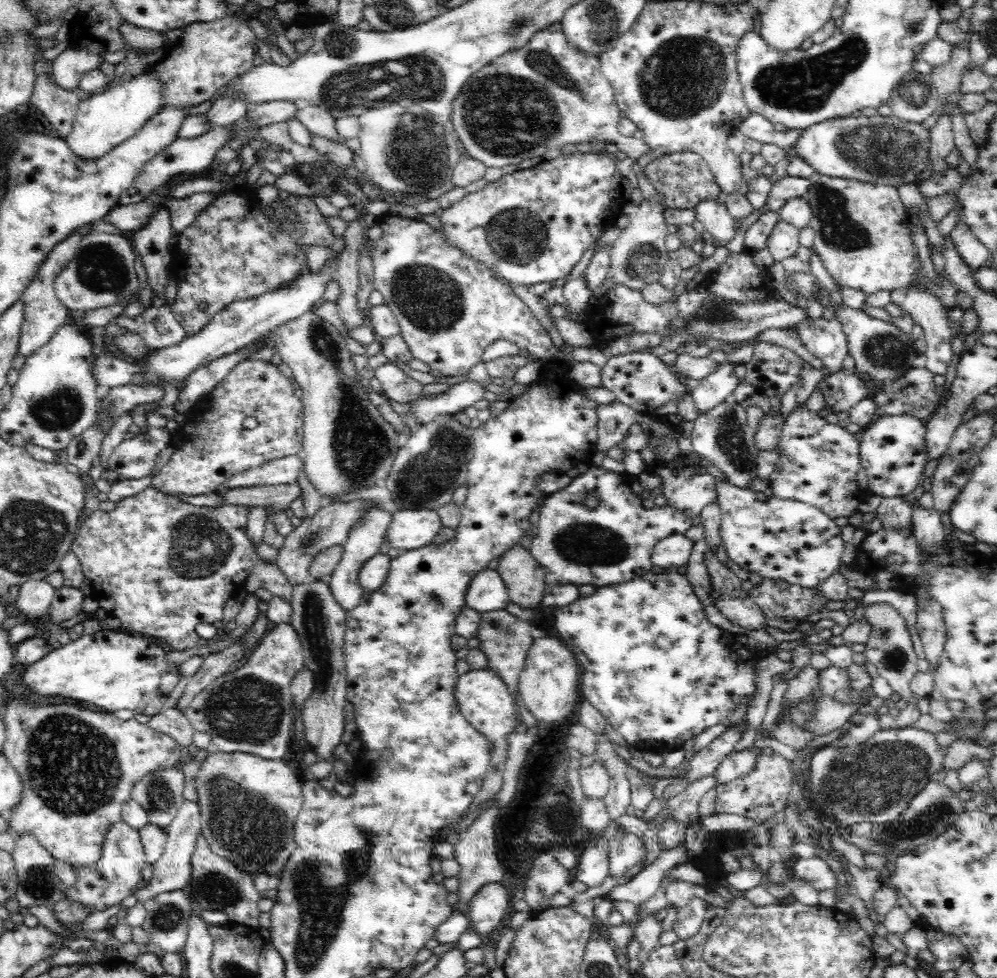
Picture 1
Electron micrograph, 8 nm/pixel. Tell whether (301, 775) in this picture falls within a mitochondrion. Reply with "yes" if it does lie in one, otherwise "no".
no

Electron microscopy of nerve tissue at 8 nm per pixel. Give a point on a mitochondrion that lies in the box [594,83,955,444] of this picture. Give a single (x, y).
(881, 150)

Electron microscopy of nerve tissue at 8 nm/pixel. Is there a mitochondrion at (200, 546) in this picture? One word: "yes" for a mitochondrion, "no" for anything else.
yes

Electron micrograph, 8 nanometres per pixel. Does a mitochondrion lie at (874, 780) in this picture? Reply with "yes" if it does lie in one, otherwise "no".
yes

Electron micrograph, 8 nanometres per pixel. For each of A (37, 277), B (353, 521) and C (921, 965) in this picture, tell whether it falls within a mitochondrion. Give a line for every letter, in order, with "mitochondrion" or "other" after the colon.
A: other
B: other
C: other

